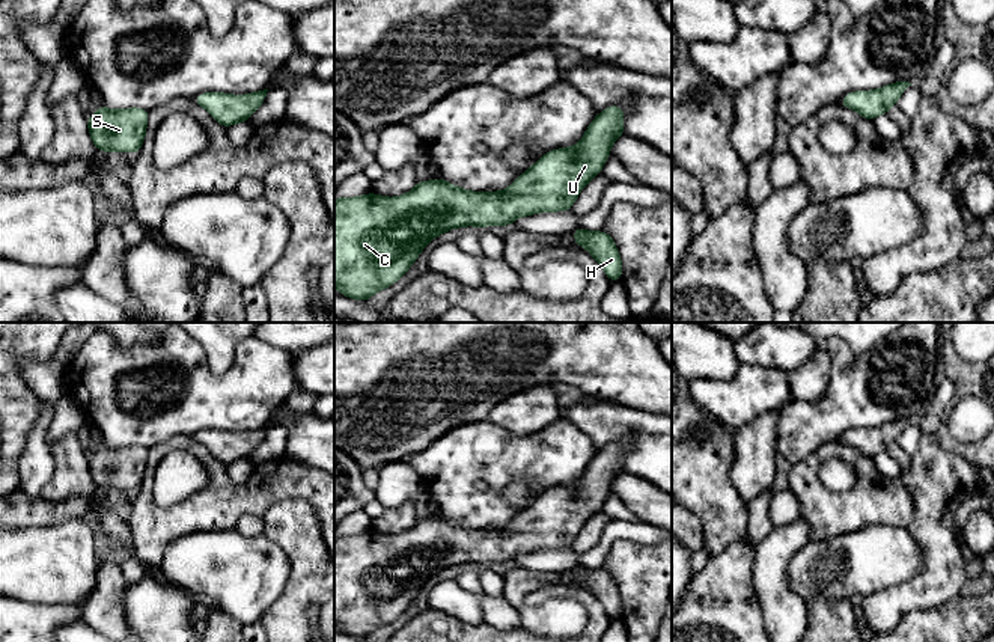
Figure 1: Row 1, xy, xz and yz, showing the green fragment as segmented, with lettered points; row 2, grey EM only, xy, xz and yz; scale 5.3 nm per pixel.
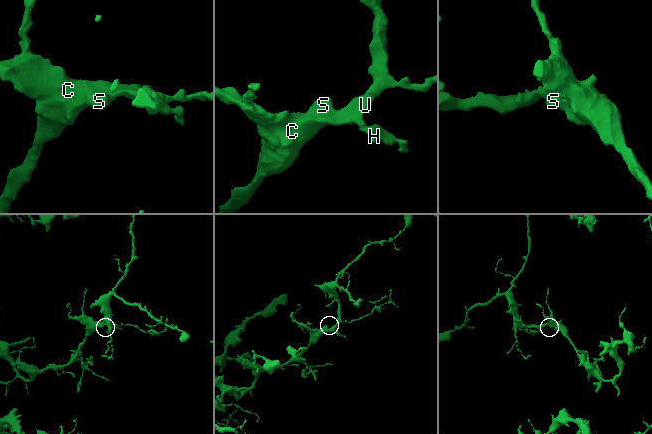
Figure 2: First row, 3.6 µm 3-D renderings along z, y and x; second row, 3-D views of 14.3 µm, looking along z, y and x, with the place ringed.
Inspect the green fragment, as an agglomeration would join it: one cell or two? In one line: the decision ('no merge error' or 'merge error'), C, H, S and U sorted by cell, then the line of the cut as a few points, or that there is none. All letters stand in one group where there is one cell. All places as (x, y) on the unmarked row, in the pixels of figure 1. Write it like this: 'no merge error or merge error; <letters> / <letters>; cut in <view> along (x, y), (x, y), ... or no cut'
no merge error; C H S U; no cut

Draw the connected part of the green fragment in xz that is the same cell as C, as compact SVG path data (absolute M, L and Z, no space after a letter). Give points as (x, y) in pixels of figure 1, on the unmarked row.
M608 443L590 460L577 484L548 488L503 529L468 529L440 515L417 518L411 529L399 535L367 530L360 535L334 537L334 625L345 634L358 639L369 637L374 631L401 616L432 576L450 567L462 564L479 564L483 567L489 562L506 564L512 562L518 555L536 550L571 549L583 524L601 511L613 479L624 472L624 446L620 443Z

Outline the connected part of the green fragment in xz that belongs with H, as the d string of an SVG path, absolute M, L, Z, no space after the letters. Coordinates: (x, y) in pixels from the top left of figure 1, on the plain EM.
M583 565L572 568L577 583L583 583L593 597L604 606L610 619L620 618L622 600L617 585L610 571L604 568L587 570Z

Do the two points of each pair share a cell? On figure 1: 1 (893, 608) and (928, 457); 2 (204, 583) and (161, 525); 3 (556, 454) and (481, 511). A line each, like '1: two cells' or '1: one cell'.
1: one cell
2: two cells
3: one cell

